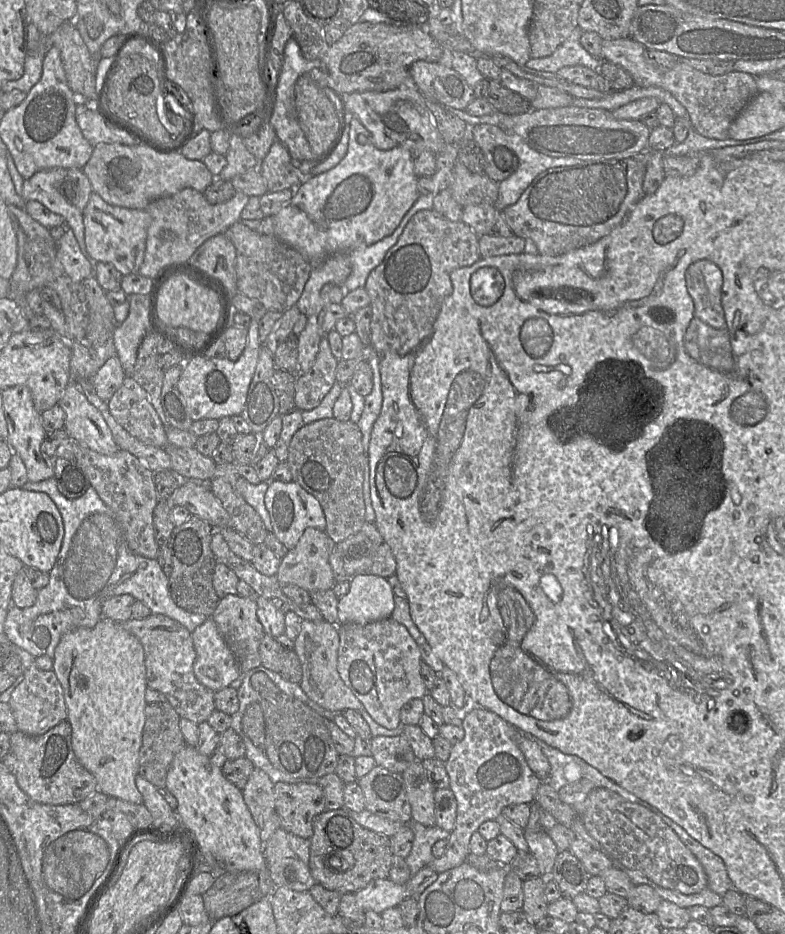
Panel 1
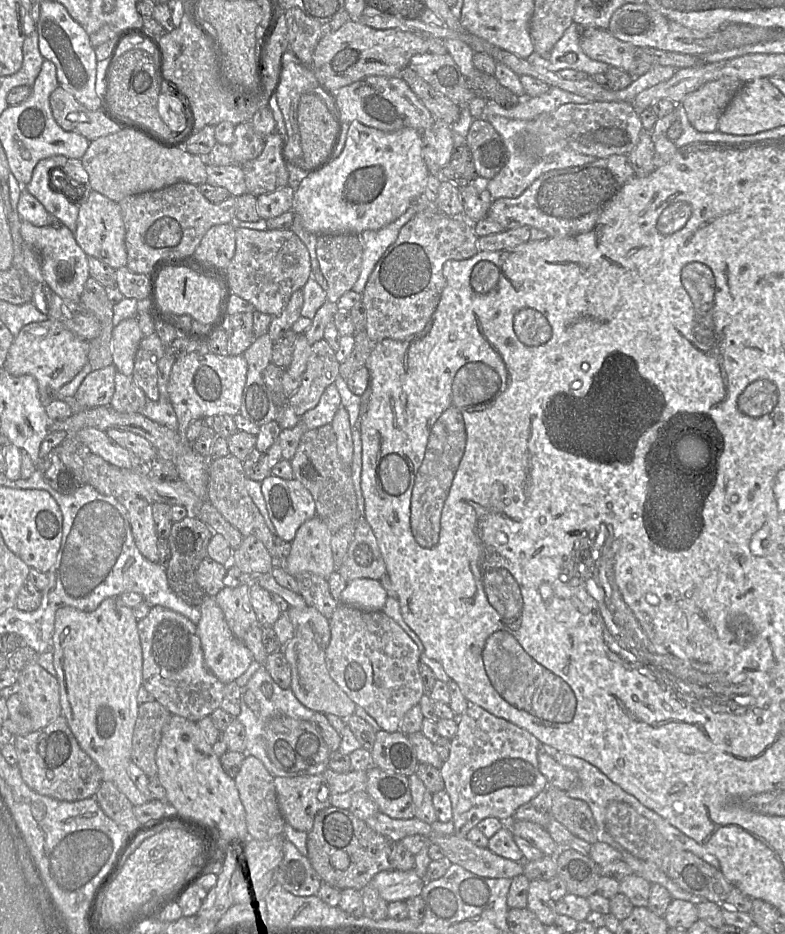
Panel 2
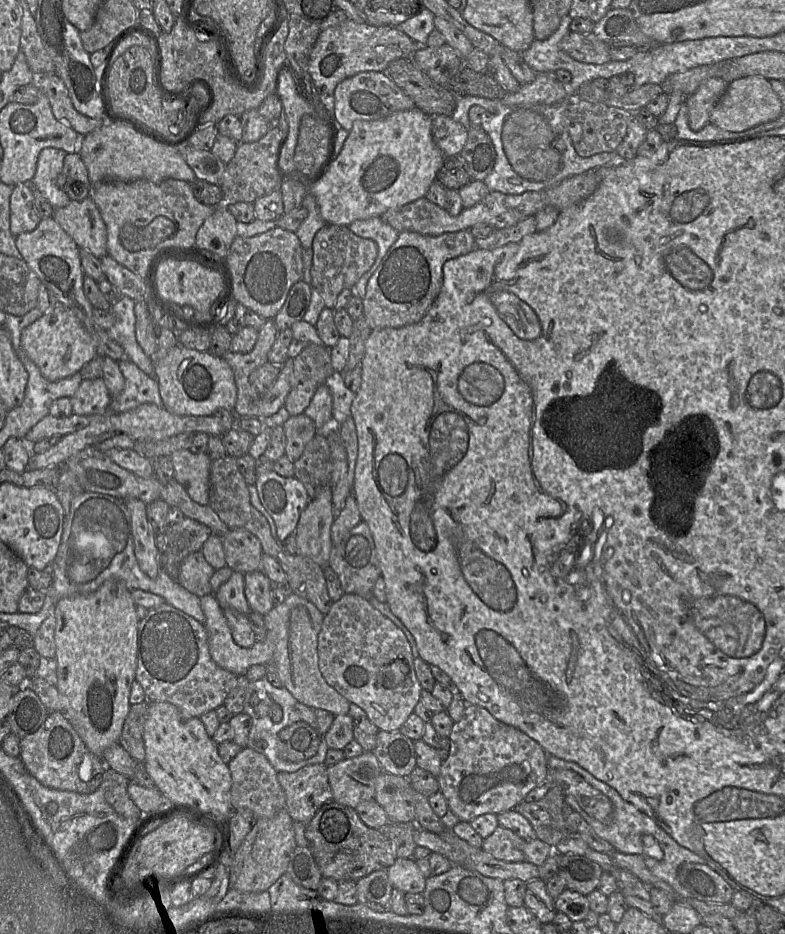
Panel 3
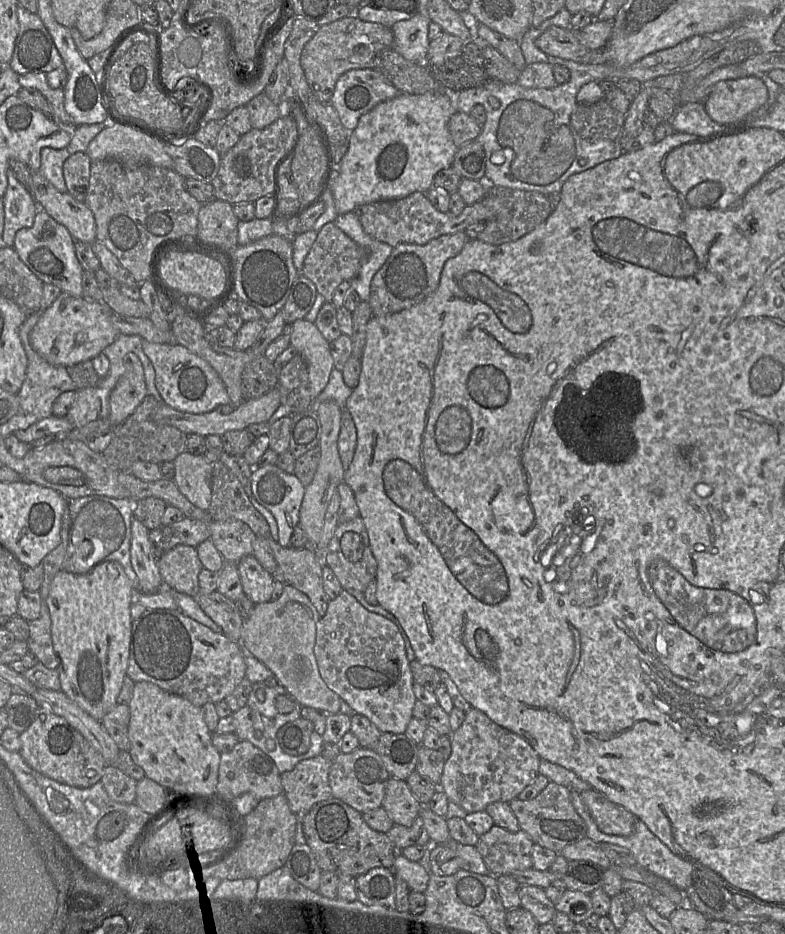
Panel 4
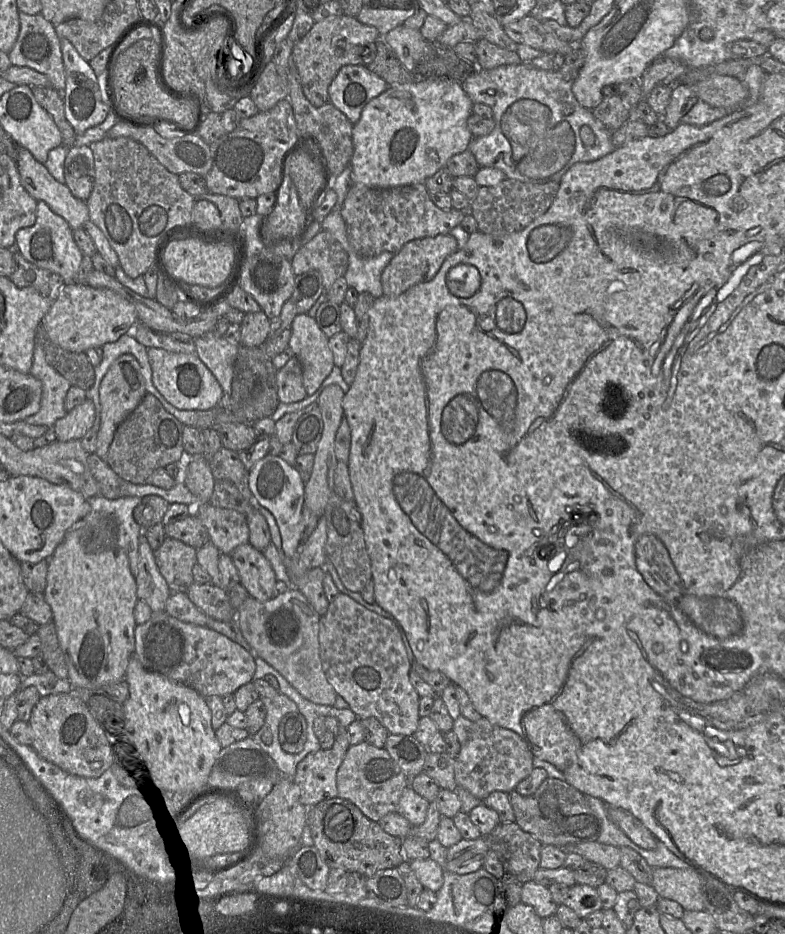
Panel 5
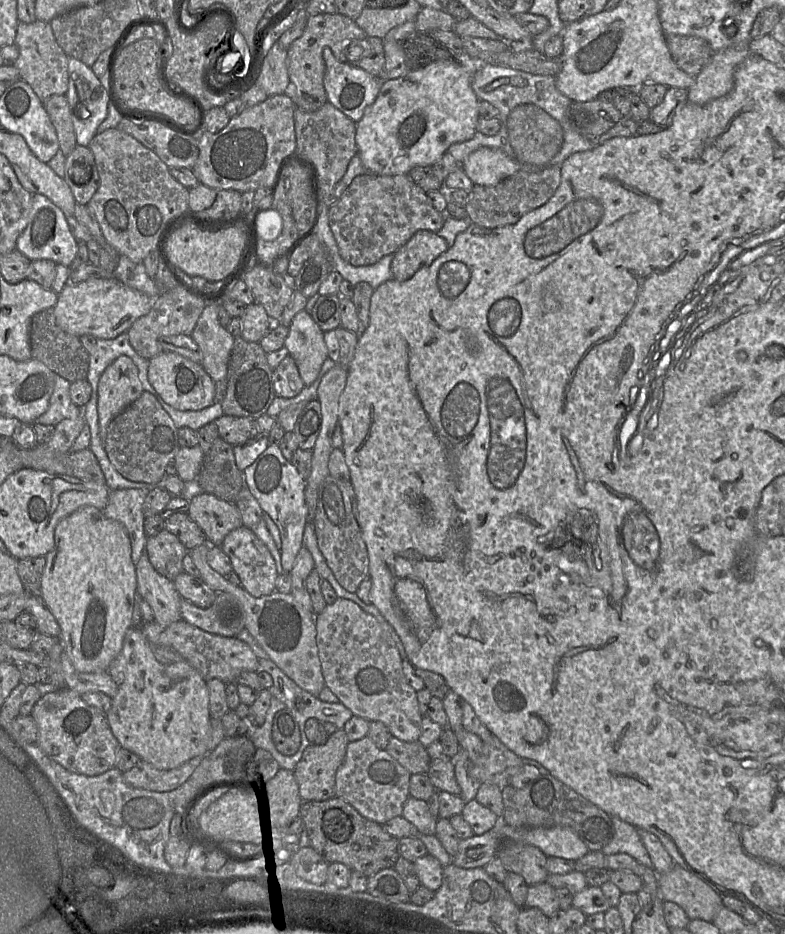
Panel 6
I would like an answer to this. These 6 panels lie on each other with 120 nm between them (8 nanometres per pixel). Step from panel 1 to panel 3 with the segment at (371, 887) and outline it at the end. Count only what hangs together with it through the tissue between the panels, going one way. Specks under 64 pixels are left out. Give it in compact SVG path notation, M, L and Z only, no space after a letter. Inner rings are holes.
M399 858L388 867L387 873L394 888L404 893L422 893L426 878L414 858Z

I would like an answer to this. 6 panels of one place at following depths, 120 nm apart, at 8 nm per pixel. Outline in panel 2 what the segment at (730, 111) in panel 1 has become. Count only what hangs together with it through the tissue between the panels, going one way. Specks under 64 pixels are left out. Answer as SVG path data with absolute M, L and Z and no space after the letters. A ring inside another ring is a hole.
M598 29L591 36L579 38L579 44L589 58L626 72L635 59L636 47L615 38L607 30ZM723 77L707 82L682 100L691 125L700 132L718 130L718 121L744 82Z

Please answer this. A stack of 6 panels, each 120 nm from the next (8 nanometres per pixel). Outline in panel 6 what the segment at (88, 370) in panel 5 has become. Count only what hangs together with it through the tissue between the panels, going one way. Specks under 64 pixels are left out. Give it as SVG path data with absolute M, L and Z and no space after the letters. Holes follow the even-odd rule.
M52 309L36 313L30 325L31 357L41 361L50 370L65 380L73 383L87 378L89 369L89 353L80 342L79 337L62 330L55 319Z

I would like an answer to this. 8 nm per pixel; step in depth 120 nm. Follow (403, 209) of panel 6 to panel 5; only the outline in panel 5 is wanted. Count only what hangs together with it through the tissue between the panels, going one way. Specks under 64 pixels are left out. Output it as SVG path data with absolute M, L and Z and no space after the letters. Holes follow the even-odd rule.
M423 183L392 188L351 184L340 208L349 243L363 259L373 258L384 251L395 254L412 240L449 234L455 226L461 224L467 212L454 208L440 209L431 201L429 191Z

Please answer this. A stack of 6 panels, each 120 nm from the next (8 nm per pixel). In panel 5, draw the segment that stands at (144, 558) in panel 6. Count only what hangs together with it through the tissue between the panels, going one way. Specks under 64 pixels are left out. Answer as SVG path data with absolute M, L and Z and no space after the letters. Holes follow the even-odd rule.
M143 532L139 538L138 552L138 572L135 577L137 597L139 600L146 602L152 612L163 612L172 592L157 567L154 551Z

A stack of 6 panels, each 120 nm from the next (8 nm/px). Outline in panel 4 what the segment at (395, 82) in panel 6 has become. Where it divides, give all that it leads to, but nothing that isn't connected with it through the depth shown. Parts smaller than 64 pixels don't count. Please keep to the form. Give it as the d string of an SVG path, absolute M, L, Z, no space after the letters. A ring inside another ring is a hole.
M427 92L419 95L400 93L363 114L357 127L350 132L347 152L338 165L333 164L327 179L326 190L329 188L332 192L337 213L355 212L362 205L404 198L414 192L426 193L433 187L435 175L452 166L458 150L448 130L448 121L454 113L453 97L449 92Z

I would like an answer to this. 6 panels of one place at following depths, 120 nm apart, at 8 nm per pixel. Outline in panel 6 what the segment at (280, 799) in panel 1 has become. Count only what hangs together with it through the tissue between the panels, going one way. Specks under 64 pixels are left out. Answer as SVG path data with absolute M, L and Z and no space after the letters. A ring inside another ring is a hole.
M337 729L325 744L311 744L305 749L293 771L303 802L336 797L336 772L349 742L345 730Z

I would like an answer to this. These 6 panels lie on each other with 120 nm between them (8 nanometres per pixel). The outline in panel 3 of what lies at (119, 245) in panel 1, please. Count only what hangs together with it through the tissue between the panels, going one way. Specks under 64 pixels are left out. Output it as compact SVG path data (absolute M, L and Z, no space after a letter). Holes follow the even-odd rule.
M91 197L82 201L71 200L65 207L54 208L52 217L79 249L85 249L99 259L108 255L106 224Z

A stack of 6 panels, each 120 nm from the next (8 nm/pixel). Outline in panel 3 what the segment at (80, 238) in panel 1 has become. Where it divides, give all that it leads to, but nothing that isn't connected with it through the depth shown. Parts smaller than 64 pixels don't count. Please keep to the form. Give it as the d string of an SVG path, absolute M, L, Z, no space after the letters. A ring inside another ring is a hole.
M54 147L41 150L38 156L36 173L31 186L35 186L54 208L67 206L71 199L58 186L58 177L62 174L67 152Z

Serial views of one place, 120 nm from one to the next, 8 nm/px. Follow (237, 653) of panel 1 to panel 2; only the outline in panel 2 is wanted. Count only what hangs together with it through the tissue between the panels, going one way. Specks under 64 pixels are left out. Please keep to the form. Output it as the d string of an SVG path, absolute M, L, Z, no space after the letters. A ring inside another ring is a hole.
M244 583L237 587L224 587L215 596L231 632L240 641L251 626L260 624L250 602L249 586L250 583Z

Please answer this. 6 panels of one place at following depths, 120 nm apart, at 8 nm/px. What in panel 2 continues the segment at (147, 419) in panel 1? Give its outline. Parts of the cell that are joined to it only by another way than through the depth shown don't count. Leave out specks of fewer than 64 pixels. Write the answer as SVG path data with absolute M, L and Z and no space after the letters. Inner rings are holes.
M117 371L114 382L115 391L110 406L122 413L140 413L146 405L147 397L132 375L124 375Z

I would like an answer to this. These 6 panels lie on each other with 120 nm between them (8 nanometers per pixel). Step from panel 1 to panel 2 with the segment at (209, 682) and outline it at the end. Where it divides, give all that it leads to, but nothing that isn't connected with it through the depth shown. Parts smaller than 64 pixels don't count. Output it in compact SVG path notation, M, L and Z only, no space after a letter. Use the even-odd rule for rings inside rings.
M206 596L201 606L201 618L197 624L198 636L204 655L207 669L222 683L235 681L250 666L254 660L252 652L238 640L231 632L222 609L217 604L215 597Z

